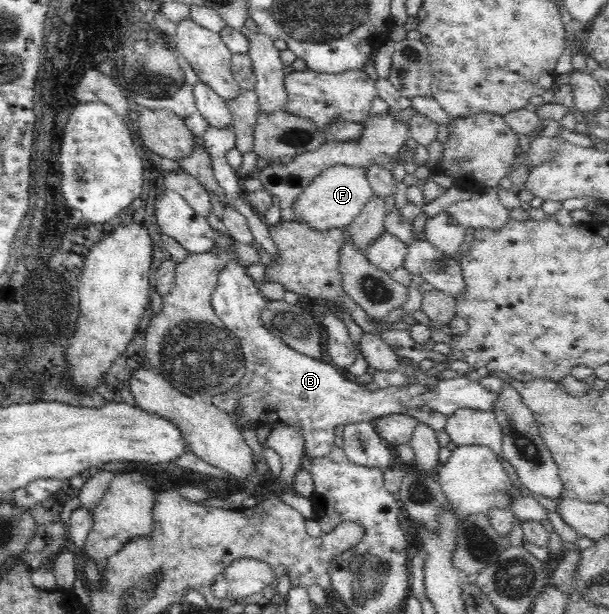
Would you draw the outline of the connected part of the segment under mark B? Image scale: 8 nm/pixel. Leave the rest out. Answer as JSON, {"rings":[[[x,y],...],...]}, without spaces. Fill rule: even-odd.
{"rings":[[[231,259],[219,273],[211,301],[223,325],[239,339],[246,371],[238,384],[225,393],[211,396],[208,401],[228,413],[233,425],[241,432],[245,431],[243,427],[257,430],[267,423],[271,431],[281,425],[300,427],[308,458],[328,454],[336,438],[334,429],[337,425],[374,422],[379,417],[402,414],[407,409],[423,405],[447,416],[465,407],[479,411],[495,409],[497,394],[467,376],[439,380],[433,390],[419,383],[409,383],[406,388],[390,386],[370,391],[359,382],[344,378],[335,366],[323,359],[317,361],[297,353],[261,323],[261,313],[269,299],[259,291],[257,281],[247,274],[247,267],[243,267],[238,259]],[[237,411],[242,413],[240,422],[235,414]]]}

